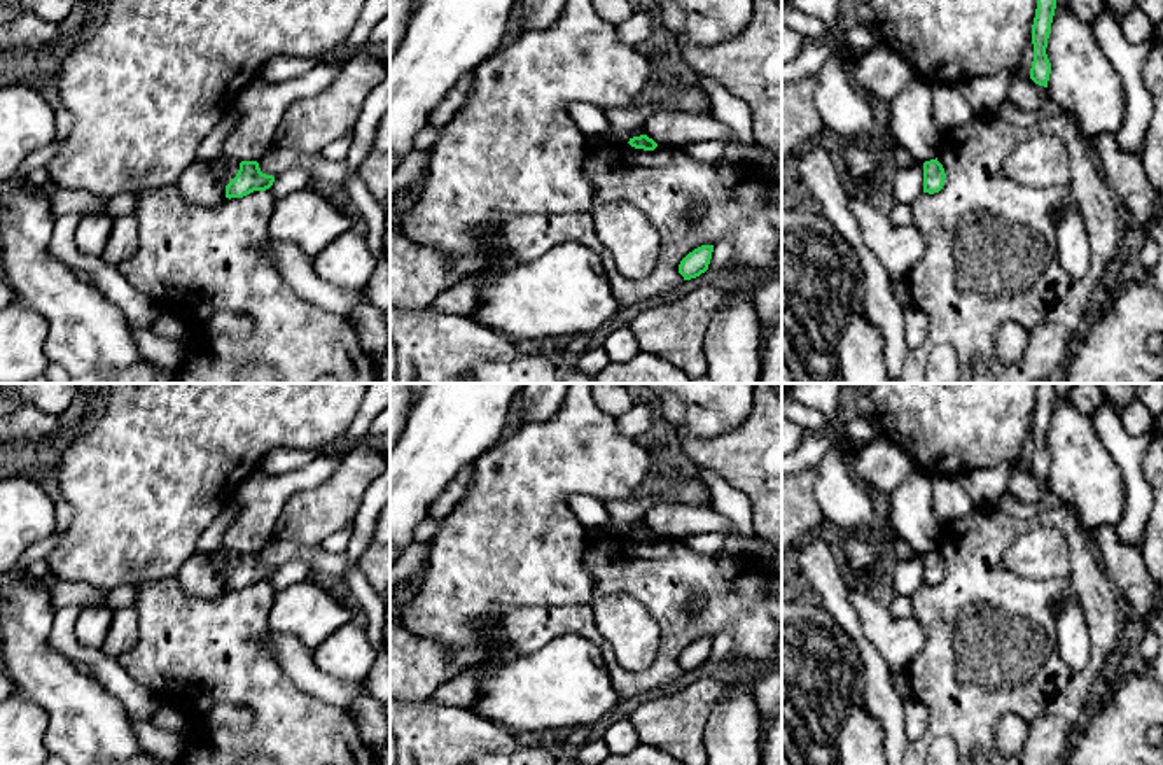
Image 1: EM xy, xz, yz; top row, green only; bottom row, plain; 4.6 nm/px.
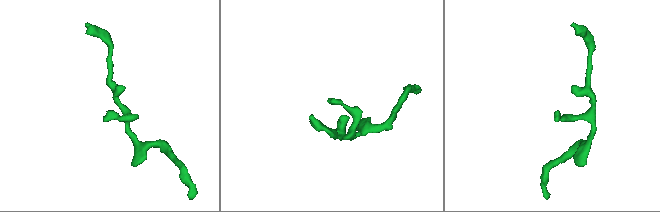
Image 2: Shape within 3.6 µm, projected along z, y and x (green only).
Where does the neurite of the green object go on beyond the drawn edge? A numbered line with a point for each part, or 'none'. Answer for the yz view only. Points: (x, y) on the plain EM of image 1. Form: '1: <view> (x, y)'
none

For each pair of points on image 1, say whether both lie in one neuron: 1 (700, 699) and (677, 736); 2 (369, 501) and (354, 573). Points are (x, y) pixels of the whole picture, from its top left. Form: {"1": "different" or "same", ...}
{"1": "same", "2": "same"}

